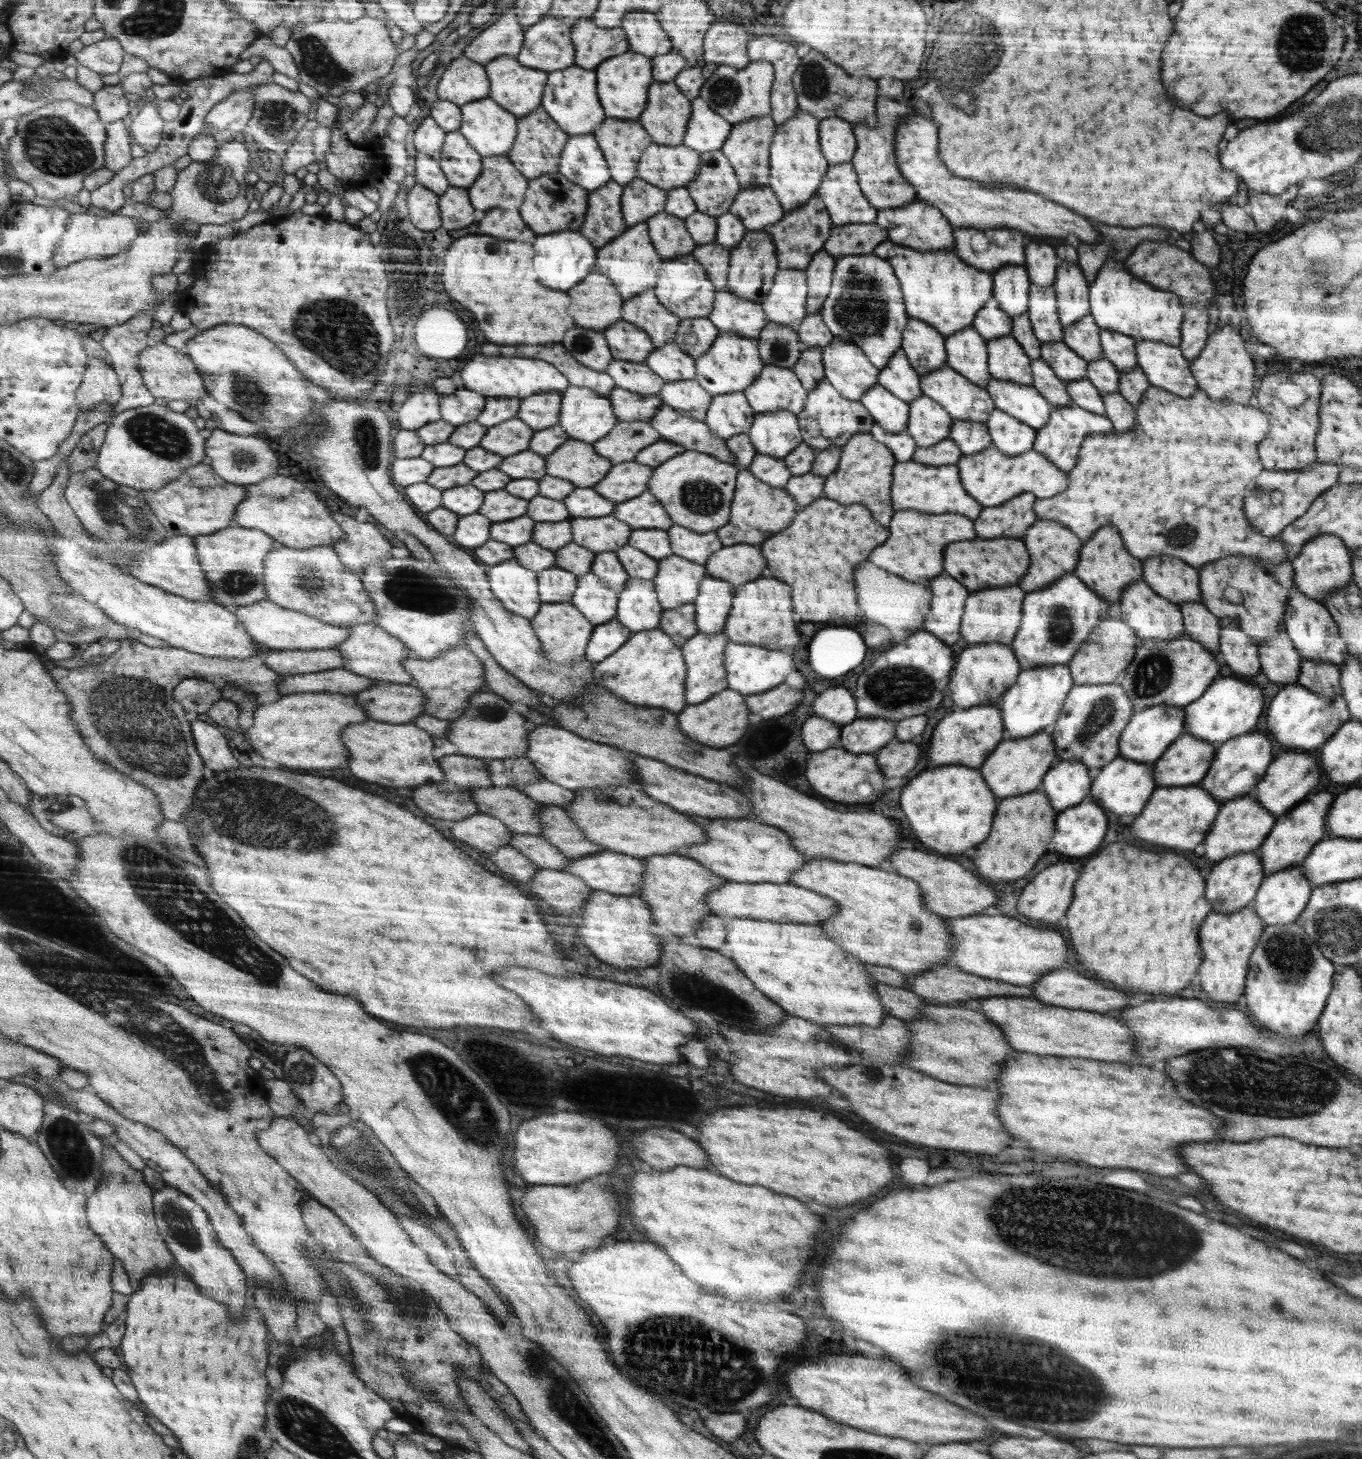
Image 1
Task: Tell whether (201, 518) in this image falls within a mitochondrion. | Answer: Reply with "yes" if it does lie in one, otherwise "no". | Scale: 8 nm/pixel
no

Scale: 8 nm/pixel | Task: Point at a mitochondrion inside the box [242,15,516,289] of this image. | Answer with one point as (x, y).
(320, 66)

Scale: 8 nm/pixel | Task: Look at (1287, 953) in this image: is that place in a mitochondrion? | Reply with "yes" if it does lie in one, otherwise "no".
yes

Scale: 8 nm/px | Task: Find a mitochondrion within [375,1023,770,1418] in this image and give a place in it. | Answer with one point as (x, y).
(683, 1366)

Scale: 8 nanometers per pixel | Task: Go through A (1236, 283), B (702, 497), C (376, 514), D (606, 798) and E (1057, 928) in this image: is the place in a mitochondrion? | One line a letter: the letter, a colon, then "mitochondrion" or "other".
A: other
B: mitochondrion
C: other
D: mitochondrion
E: other

